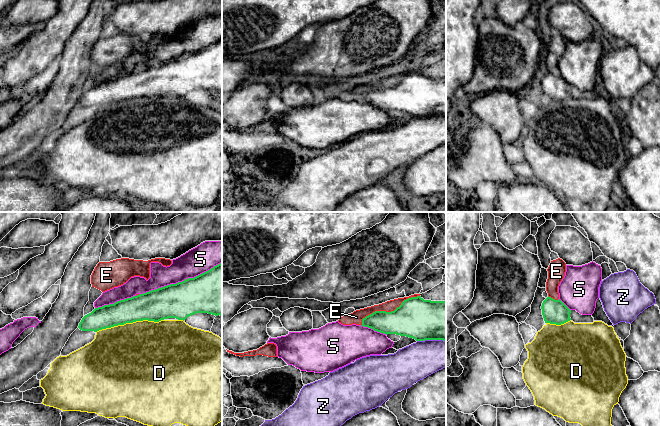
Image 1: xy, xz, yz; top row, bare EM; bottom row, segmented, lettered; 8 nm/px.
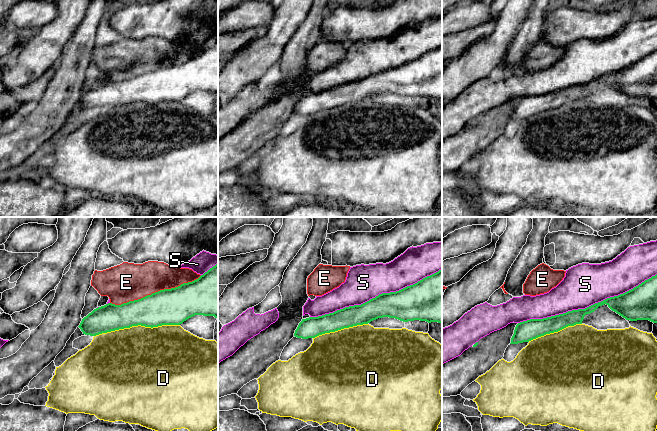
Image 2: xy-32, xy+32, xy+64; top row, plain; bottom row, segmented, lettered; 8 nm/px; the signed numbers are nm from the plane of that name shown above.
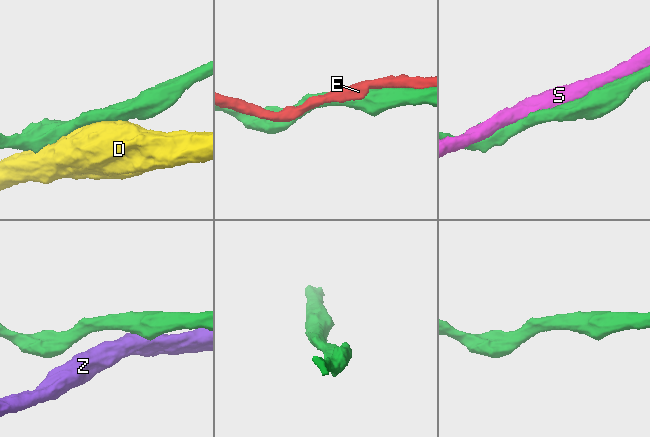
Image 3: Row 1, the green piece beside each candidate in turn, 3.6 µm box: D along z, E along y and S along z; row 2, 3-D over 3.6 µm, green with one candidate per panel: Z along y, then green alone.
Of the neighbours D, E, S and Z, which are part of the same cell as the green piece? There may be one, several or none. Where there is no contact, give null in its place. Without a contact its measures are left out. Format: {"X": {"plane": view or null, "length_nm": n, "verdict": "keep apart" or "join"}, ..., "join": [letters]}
{"D": {"plane": "xy", "length_nm": 550, "verdict": "keep apart"}, "E": {"plane": "xz", "length_nm": 550, "verdict": "keep apart"}, "S": {"plane": "xy", "length_nm": 700, "verdict": "join"}, "Z": {"plane": "xz", "length_nm": 240, "verdict": "keep apart"}, "join": ["S"]}

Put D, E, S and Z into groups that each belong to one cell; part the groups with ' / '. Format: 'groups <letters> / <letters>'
groups D / E / S / Z

